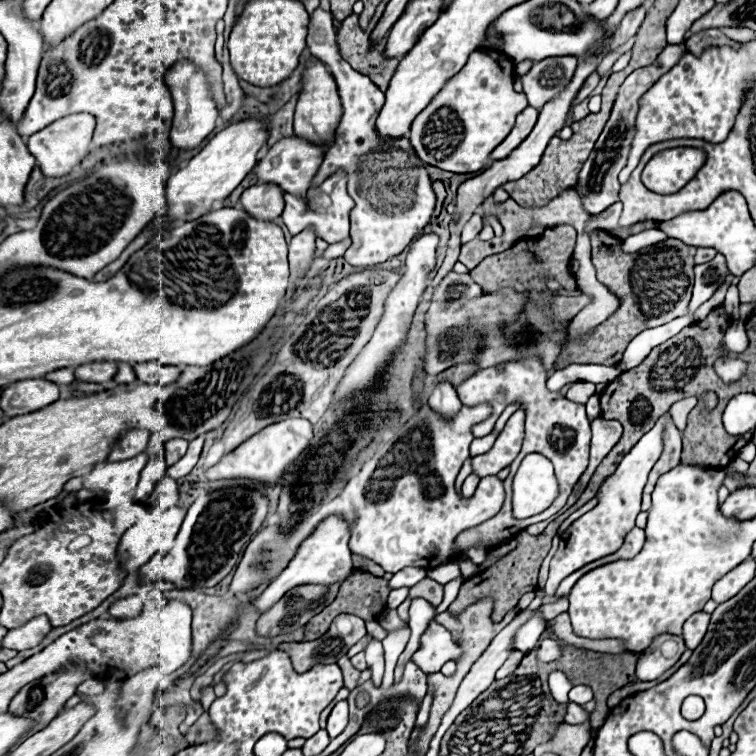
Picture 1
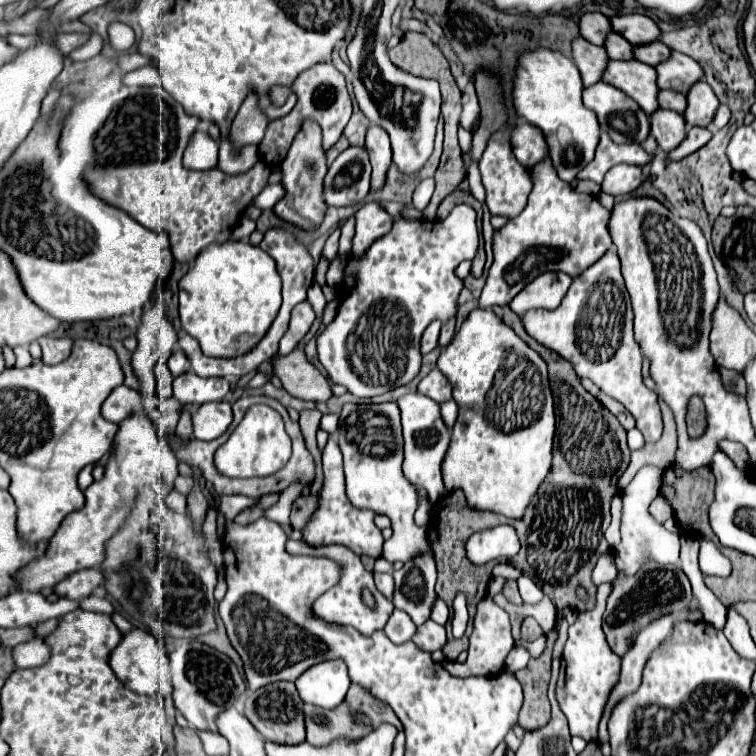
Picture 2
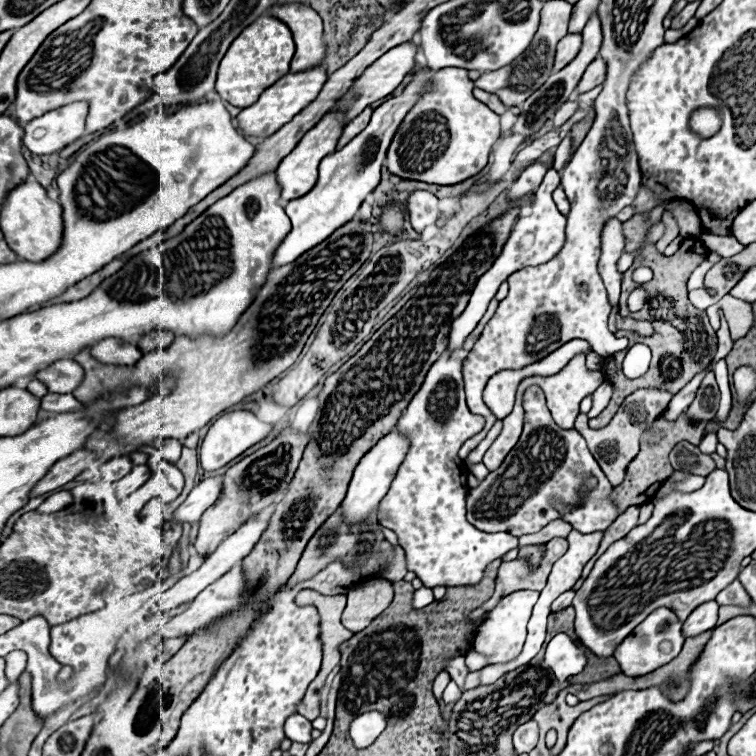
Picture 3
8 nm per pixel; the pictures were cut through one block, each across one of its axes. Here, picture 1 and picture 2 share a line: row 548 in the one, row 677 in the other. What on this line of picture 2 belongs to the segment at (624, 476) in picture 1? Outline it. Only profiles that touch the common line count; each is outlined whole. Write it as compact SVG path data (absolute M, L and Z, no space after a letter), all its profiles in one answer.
M600 584L594 608L578 614L578 620L568 628L568 640L562 654L564 678L560 678L556 684L556 700L568 720L570 734L582 736L586 742L592 742L598 736L598 722L602 710L606 706L612 686L618 682L618 672L620 672L620 656L612 654L602 632L602 614L610 592L612 592L610 584Z

